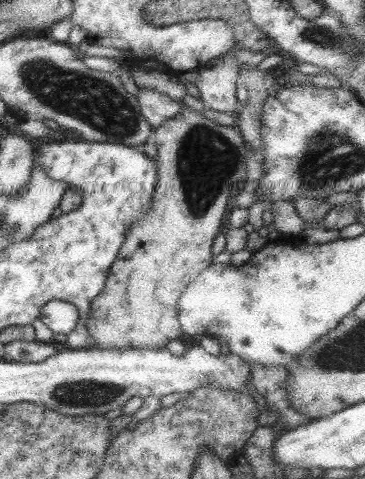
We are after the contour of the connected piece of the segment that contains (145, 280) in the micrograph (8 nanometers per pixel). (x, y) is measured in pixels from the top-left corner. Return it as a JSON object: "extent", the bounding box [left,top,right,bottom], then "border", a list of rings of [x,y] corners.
{"extent":[84,106,248,349],"border":[[[183,106],[180,107],[175,117],[166,119],[166,122],[163,122],[160,126],[153,129],[152,133],[155,146],[157,147],[157,156],[155,156],[153,160],[155,169],[157,169],[157,175],[149,207],[147,207],[147,211],[143,211],[143,213],[127,227],[127,233],[125,233],[125,238],[123,239],[123,243],[121,243],[121,247],[119,247],[118,254],[109,268],[103,288],[97,293],[97,296],[93,297],[93,300],[91,300],[89,304],[89,310],[87,310],[87,320],[85,320],[84,326],[89,336],[94,340],[92,347],[97,349],[161,349],[165,348],[168,340],[176,339],[177,336],[181,335],[182,332],[176,313],[176,306],[180,294],[191,279],[195,278],[205,268],[213,264],[210,249],[213,238],[219,234],[219,228],[221,228],[223,216],[225,216],[225,212],[227,212],[227,202],[229,202],[231,192],[237,190],[237,187],[239,187],[240,183],[245,179],[248,149],[243,143],[241,136],[233,127],[218,126],[218,124],[212,122],[212,120],[204,118],[201,112],[192,111],[190,108]]]}

